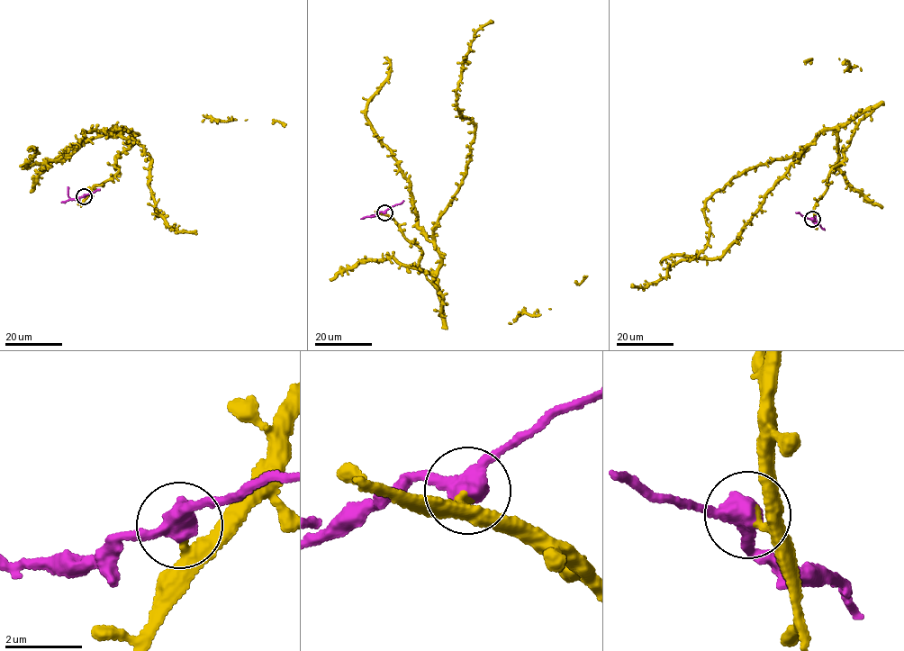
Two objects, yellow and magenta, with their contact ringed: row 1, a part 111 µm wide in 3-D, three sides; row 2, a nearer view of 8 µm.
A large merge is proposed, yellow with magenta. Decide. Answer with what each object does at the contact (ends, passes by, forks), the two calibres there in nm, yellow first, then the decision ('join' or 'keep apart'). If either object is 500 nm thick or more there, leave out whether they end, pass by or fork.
yellow passes by | magenta passes by | 200/480 nm | keep apart

